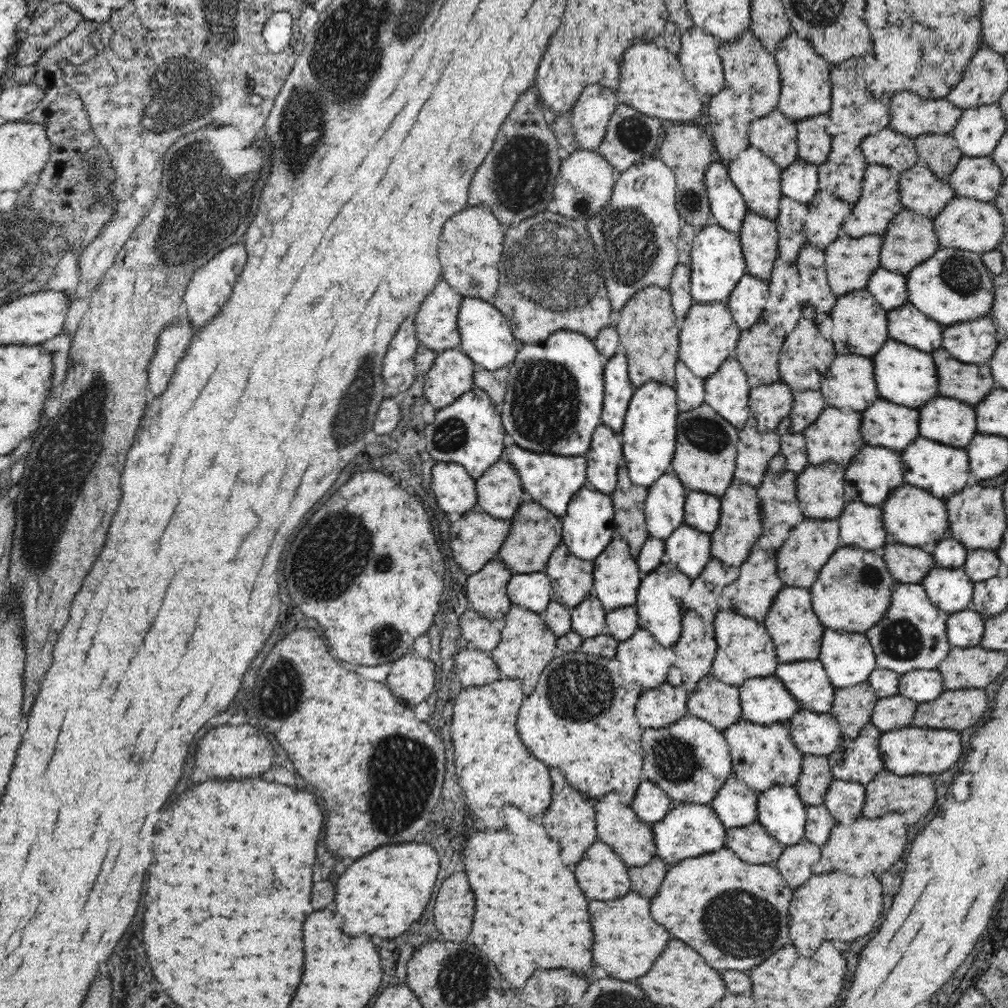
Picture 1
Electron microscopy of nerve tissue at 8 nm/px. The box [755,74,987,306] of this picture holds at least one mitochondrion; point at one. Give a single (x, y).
(961, 275)

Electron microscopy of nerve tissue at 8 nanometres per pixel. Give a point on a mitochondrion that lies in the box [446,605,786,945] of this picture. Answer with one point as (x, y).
(568, 686)

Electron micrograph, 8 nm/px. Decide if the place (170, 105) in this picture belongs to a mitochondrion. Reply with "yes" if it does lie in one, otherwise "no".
yes

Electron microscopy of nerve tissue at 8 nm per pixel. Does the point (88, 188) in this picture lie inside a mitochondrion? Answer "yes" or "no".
yes

